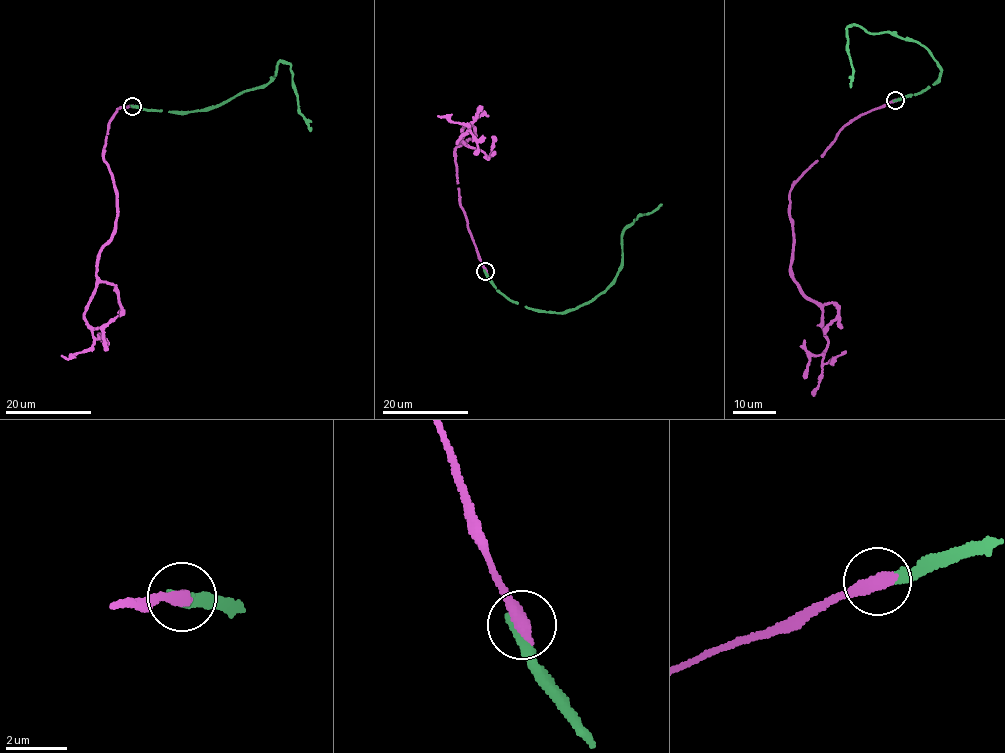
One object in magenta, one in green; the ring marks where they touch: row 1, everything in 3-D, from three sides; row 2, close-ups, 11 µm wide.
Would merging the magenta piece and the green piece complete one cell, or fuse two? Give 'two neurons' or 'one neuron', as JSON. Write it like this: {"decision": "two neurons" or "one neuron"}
{"decision": "two neurons"}

